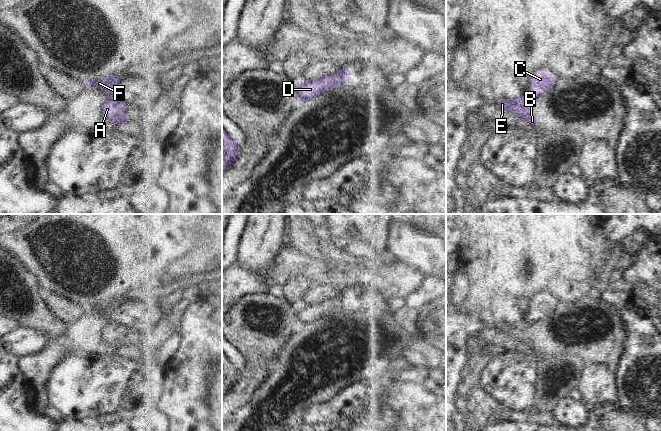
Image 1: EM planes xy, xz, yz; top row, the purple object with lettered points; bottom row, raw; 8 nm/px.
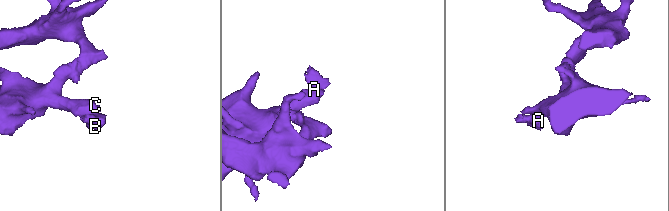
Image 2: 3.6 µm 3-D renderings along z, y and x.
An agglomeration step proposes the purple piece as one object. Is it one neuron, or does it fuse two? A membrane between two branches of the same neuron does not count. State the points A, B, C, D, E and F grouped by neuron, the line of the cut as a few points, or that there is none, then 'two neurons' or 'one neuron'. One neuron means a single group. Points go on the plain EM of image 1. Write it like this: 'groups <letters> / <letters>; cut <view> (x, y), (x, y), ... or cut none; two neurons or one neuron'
groups A B E / C D F; cut xy (122, 317), (110, 320); two neurons

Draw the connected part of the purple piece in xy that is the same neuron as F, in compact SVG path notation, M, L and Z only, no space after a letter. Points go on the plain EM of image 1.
M114 298L106 300L104 303L91 306L87 304L84 310L95 308L98 313L105 313L110 320L122 319L122 306L118 306L118 301Z

